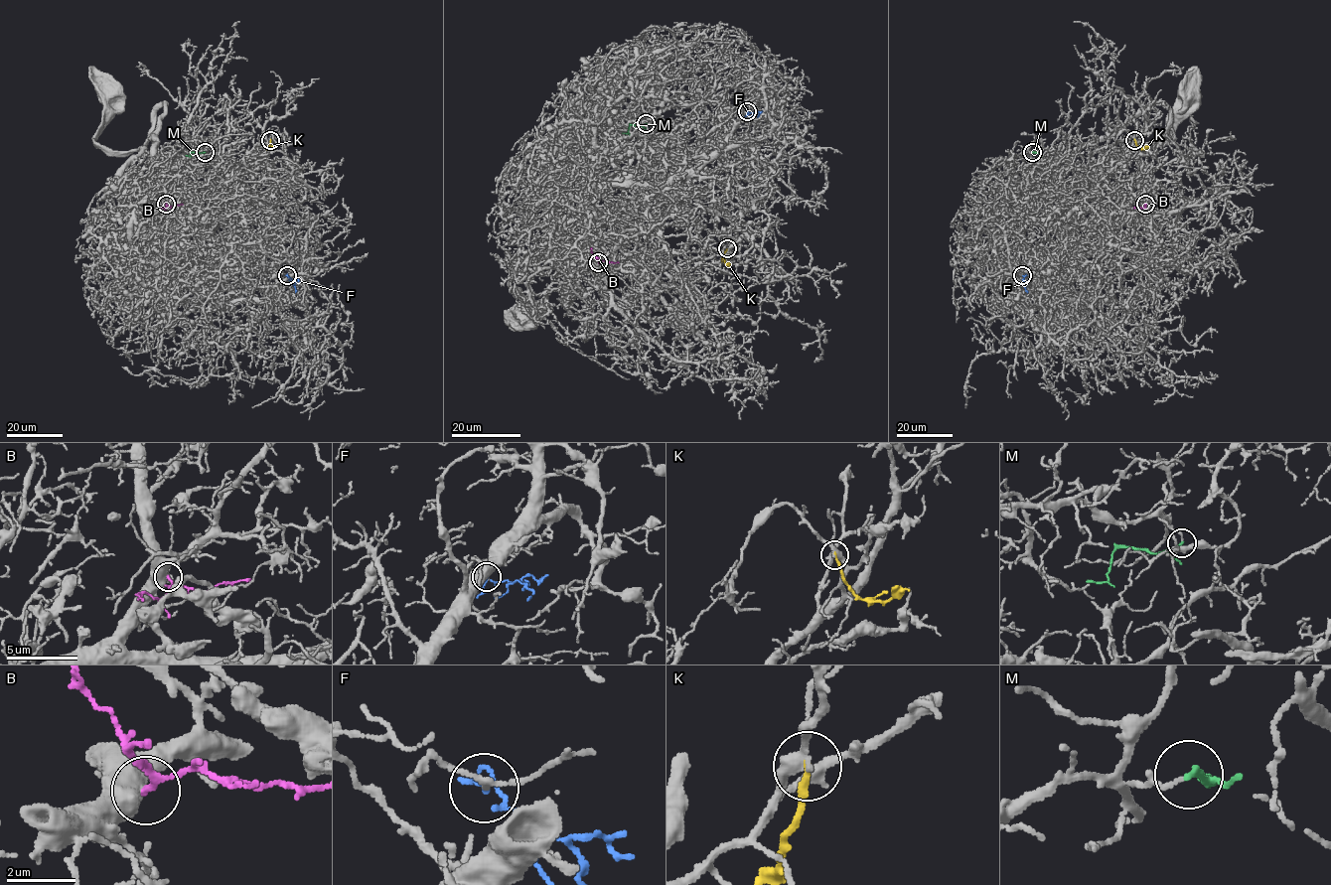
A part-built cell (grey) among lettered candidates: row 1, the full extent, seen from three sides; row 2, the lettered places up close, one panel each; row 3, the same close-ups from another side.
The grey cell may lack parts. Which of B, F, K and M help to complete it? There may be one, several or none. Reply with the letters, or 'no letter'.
no letter

